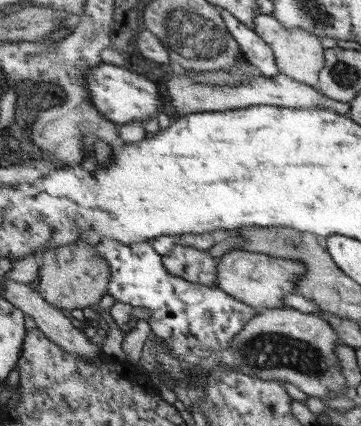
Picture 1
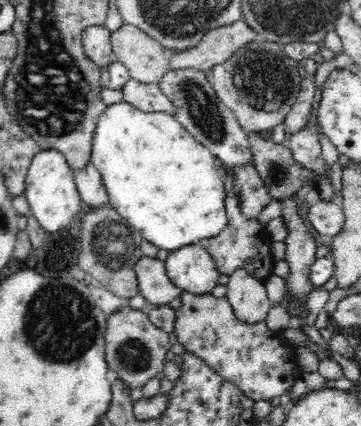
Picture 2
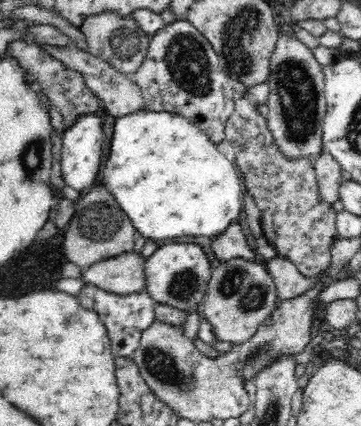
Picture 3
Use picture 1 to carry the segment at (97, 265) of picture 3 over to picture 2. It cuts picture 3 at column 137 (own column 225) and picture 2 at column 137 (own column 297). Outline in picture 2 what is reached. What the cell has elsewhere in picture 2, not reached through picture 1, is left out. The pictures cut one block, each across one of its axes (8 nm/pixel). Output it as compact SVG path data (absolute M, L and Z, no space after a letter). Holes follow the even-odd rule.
M140 258L134 266L138 274L138 292L146 298L148 308L168 306L174 298L182 296L182 290L172 284L166 262L158 258Z

